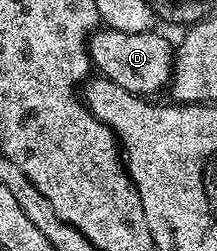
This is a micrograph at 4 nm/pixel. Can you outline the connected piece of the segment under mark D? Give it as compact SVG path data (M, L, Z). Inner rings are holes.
M107 28L97 29L88 39L88 56L93 67L103 77L109 78L118 88L141 96L156 96L160 89L172 81L174 65L174 46L162 35L152 30L146 32L118 32ZM100 69L100 70L99 70Z

